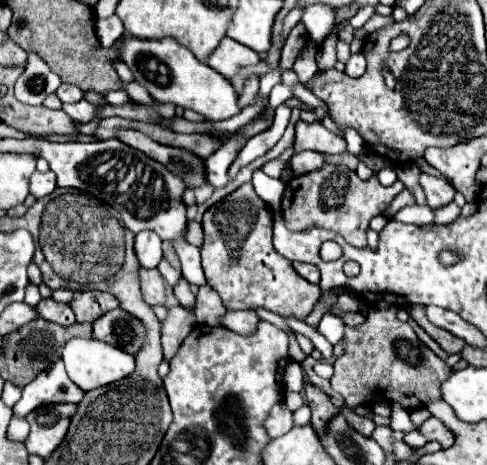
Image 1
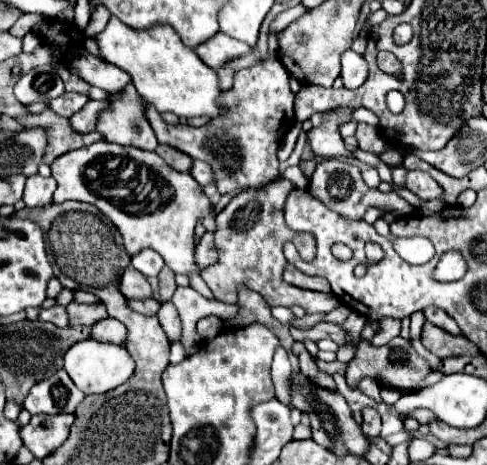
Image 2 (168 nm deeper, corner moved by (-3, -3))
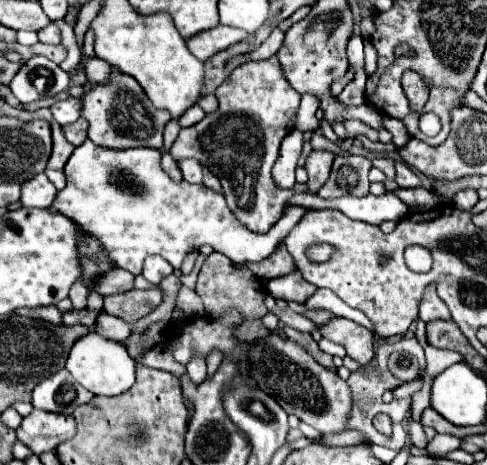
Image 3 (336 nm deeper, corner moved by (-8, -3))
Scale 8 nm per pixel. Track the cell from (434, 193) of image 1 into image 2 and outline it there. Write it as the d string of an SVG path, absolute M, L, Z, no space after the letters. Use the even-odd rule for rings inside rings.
M409 171L407 189L425 201L427 199L441 199L441 195L443 195L439 183L435 183L435 179L423 171Z

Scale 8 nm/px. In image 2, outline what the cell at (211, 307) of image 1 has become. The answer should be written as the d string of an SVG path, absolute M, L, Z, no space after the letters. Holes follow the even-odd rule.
M189 275L189 279L191 279L191 287L193 287L197 293L201 293L201 295L207 297L207 299L213 299L211 289L209 289L207 283L201 279L201 275Z

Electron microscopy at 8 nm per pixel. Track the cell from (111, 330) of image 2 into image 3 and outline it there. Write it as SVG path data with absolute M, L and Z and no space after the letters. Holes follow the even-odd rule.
M100 311L98 319L96 319L96 331L106 337L106 339L114 339L114 341L126 341L130 337L130 325L114 315L108 315L106 311Z

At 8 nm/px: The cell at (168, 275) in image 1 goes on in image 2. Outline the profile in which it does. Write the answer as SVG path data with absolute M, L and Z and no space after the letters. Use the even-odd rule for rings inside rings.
M177 287L175 295L171 297L171 303L177 307L181 321L183 321L183 347L187 351L187 355L191 355L191 351L195 353L199 347L199 335L195 333L195 323L201 317L207 315L217 315L221 319L229 319L235 317L239 313L239 305L225 305L219 303L215 299L205 299L203 295L199 295L197 291L193 291L191 287Z

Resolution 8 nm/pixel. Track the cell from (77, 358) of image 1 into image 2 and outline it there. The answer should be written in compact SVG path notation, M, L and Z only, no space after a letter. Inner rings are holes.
M85 339L85 341L75 343L65 355L65 371L85 395L107 393L109 389L123 385L133 375L133 369L135 369L135 361L131 359L125 347L111 345L111 343L99 343L95 339Z

